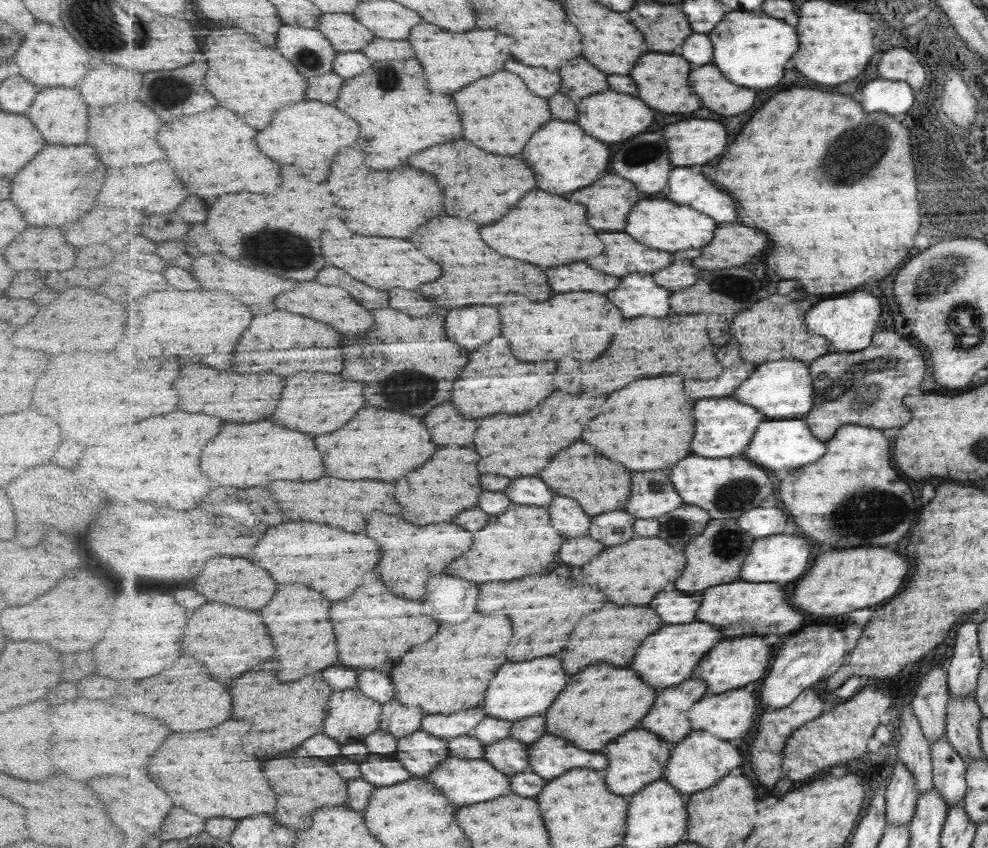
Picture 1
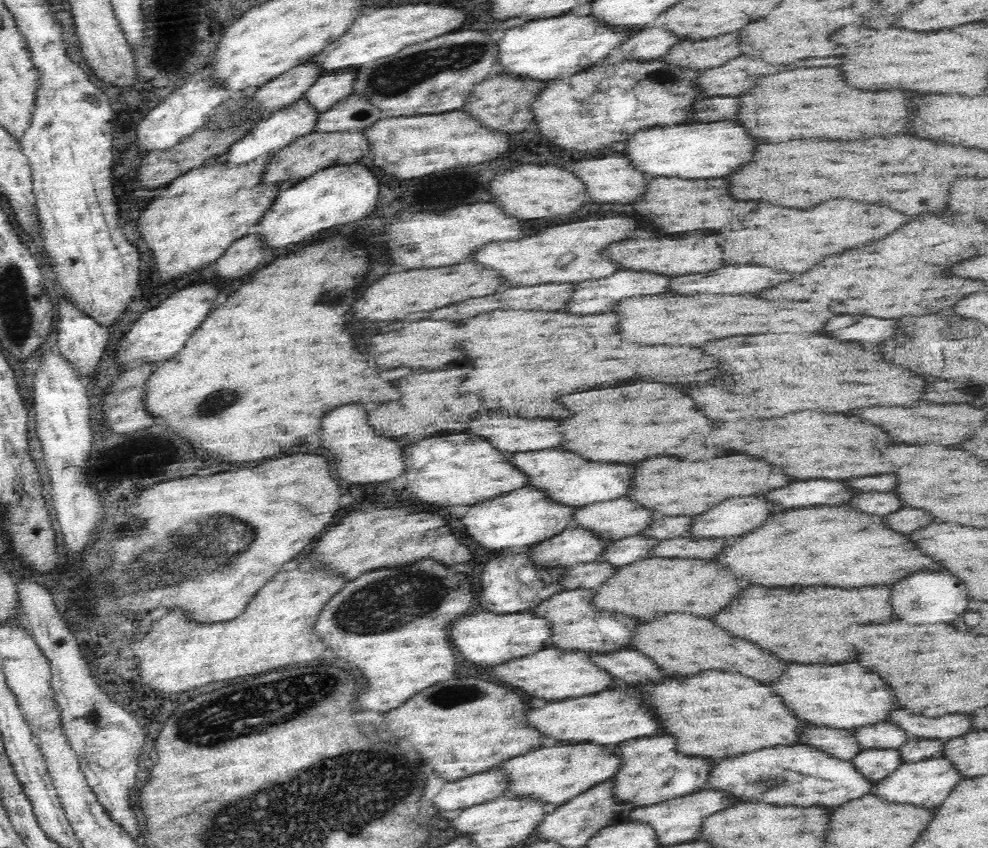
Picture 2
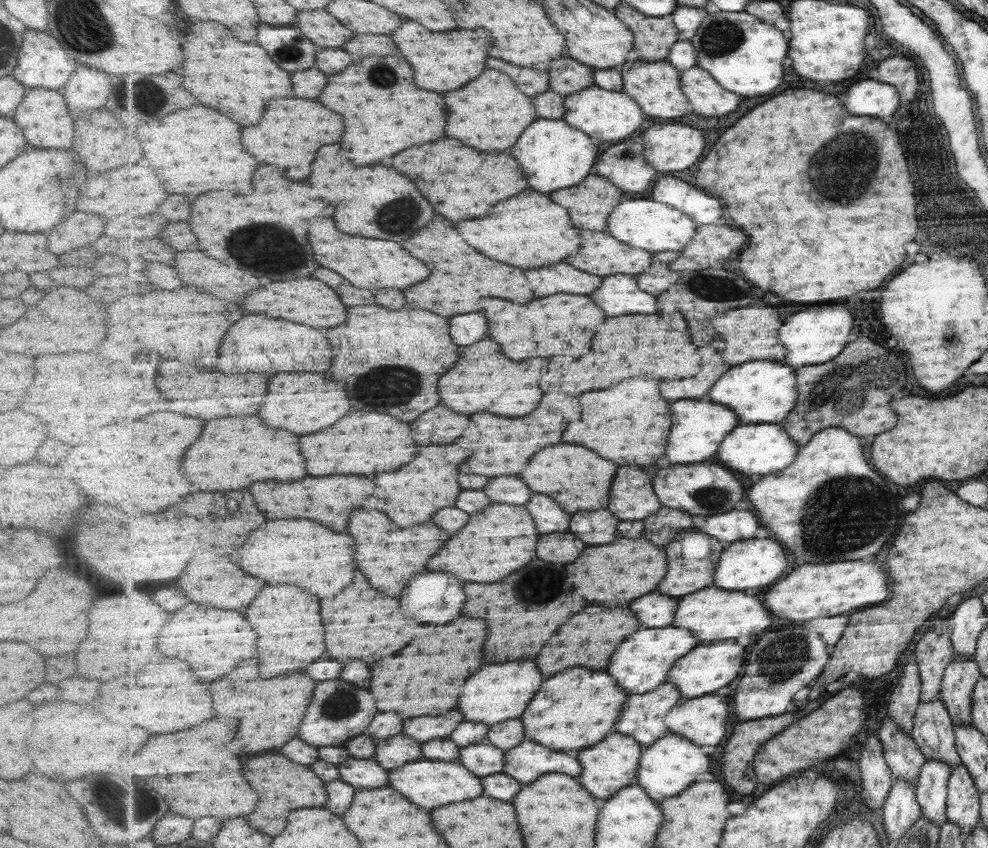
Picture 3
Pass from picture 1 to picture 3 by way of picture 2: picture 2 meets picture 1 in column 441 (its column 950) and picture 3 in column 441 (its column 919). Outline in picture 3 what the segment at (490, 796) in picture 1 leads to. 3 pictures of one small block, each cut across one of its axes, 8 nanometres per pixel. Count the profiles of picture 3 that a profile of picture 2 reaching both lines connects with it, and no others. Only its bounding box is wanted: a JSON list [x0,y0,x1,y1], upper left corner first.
[389,760,483,810]

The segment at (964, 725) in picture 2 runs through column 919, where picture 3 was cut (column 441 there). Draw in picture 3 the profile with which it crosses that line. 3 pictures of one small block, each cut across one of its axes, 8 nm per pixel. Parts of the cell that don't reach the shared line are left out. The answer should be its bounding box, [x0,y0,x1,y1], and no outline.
[403,710,465,743]

